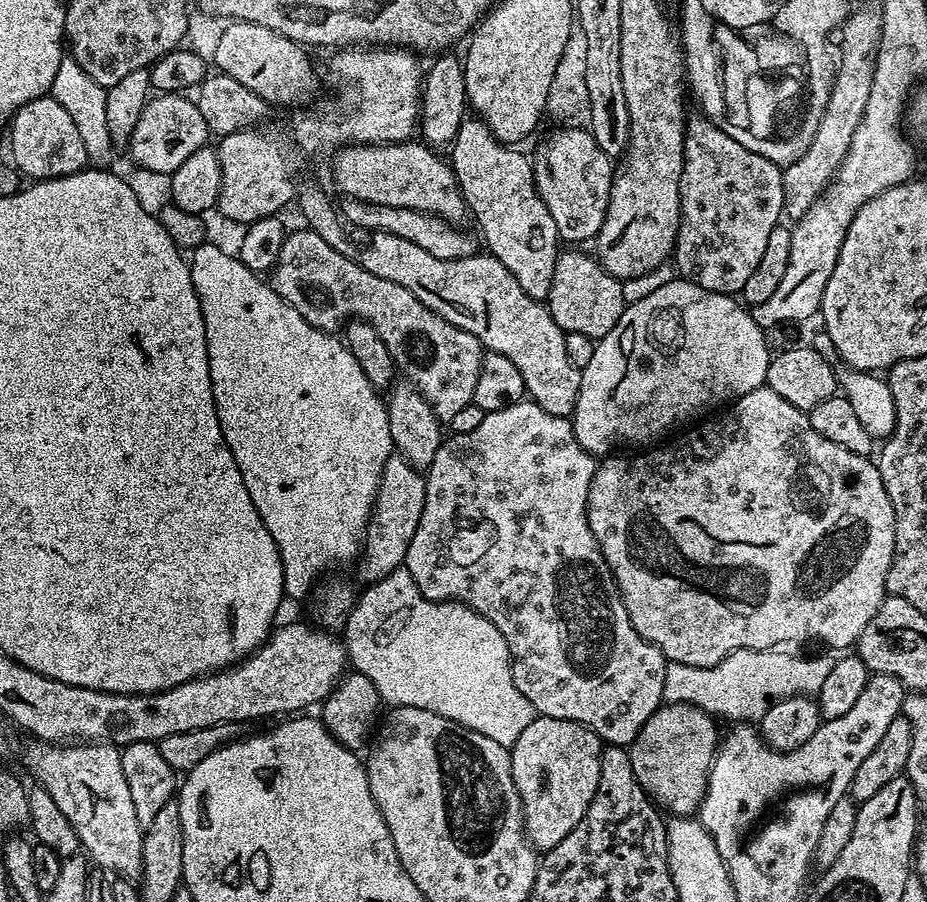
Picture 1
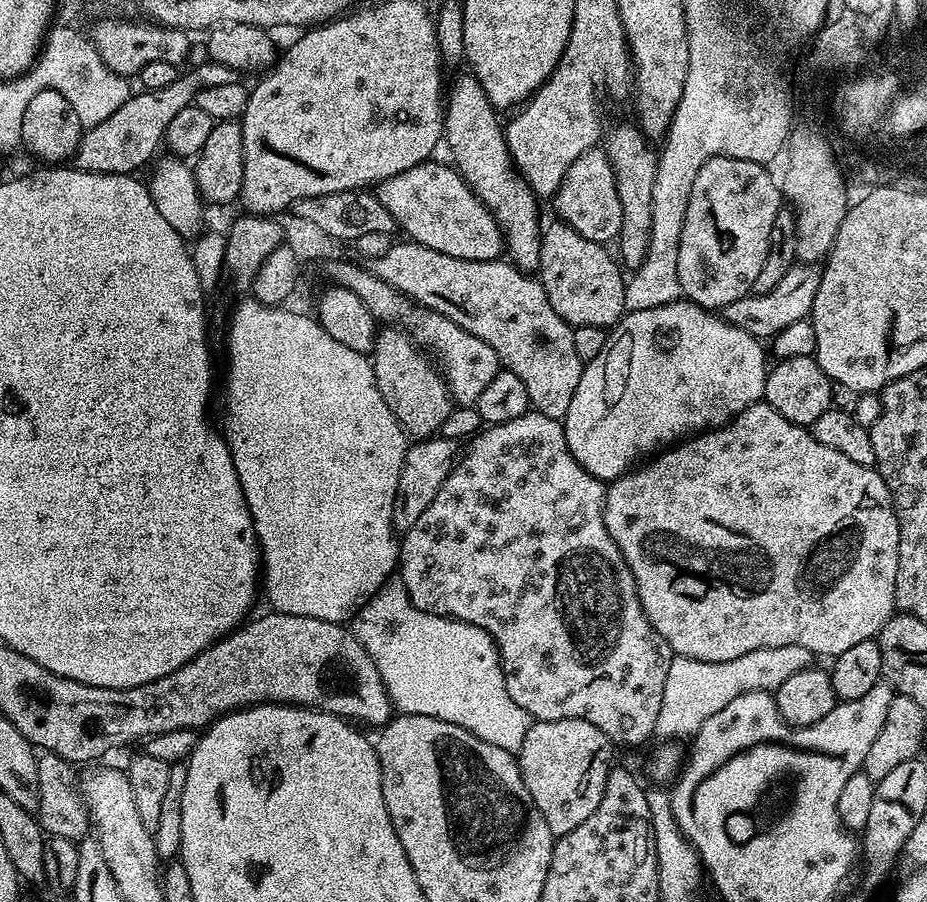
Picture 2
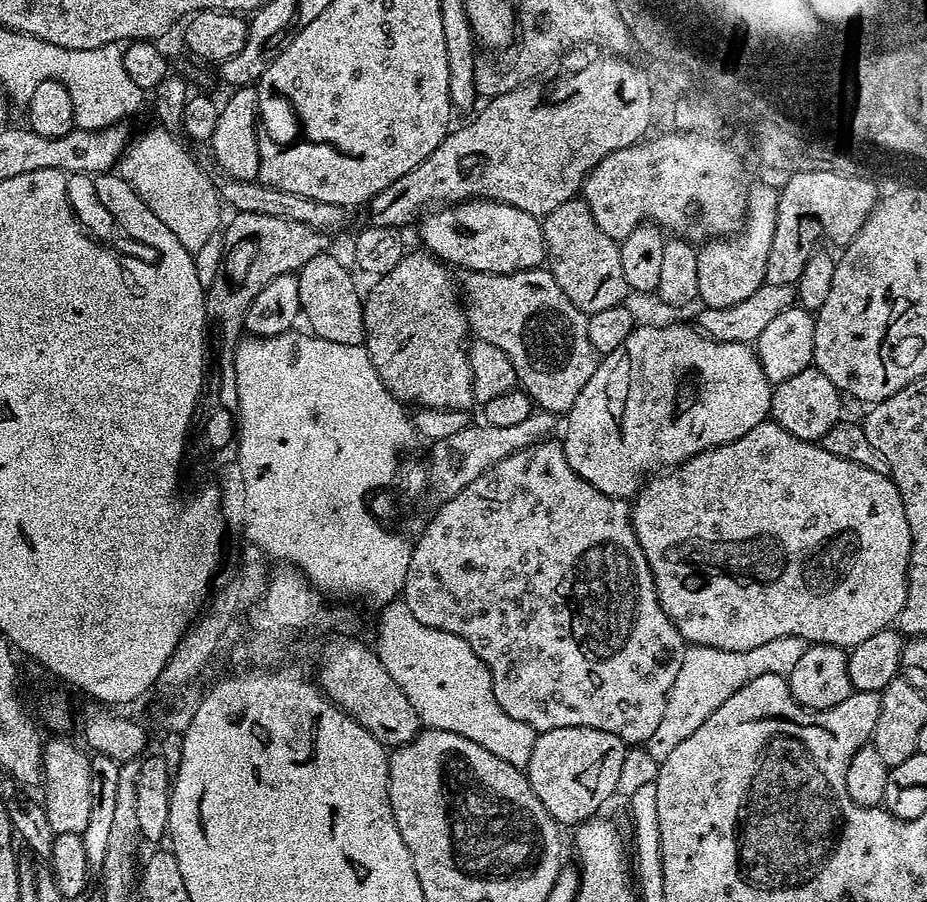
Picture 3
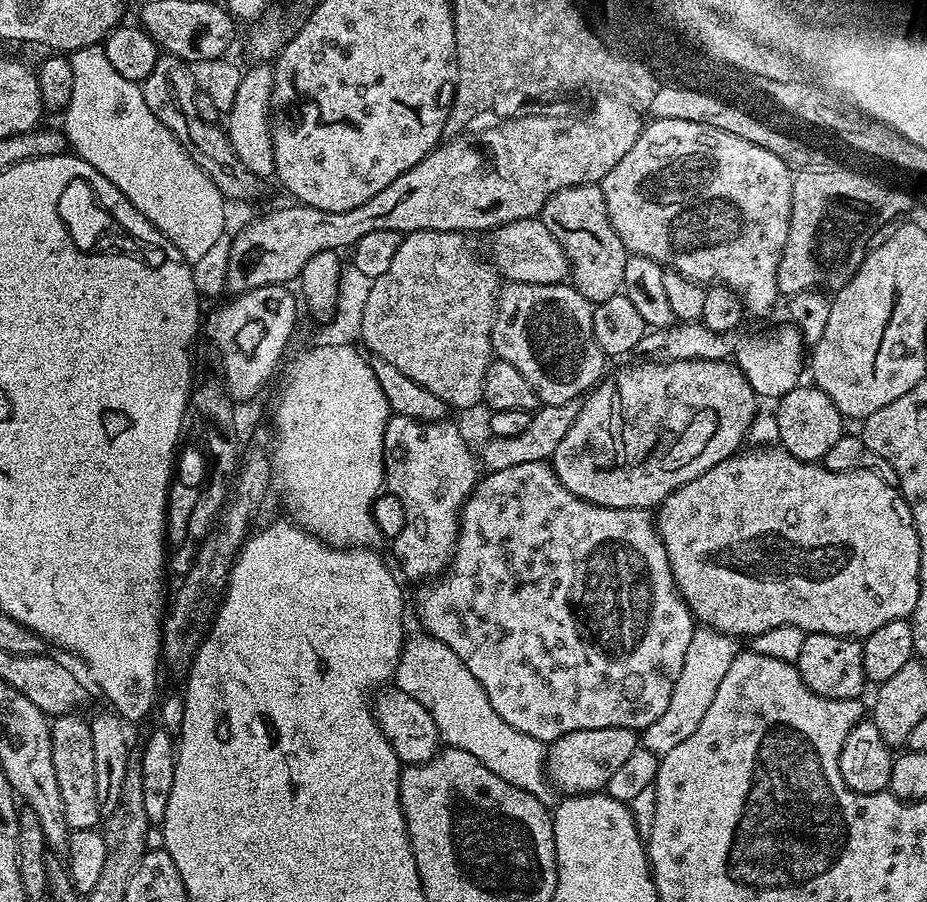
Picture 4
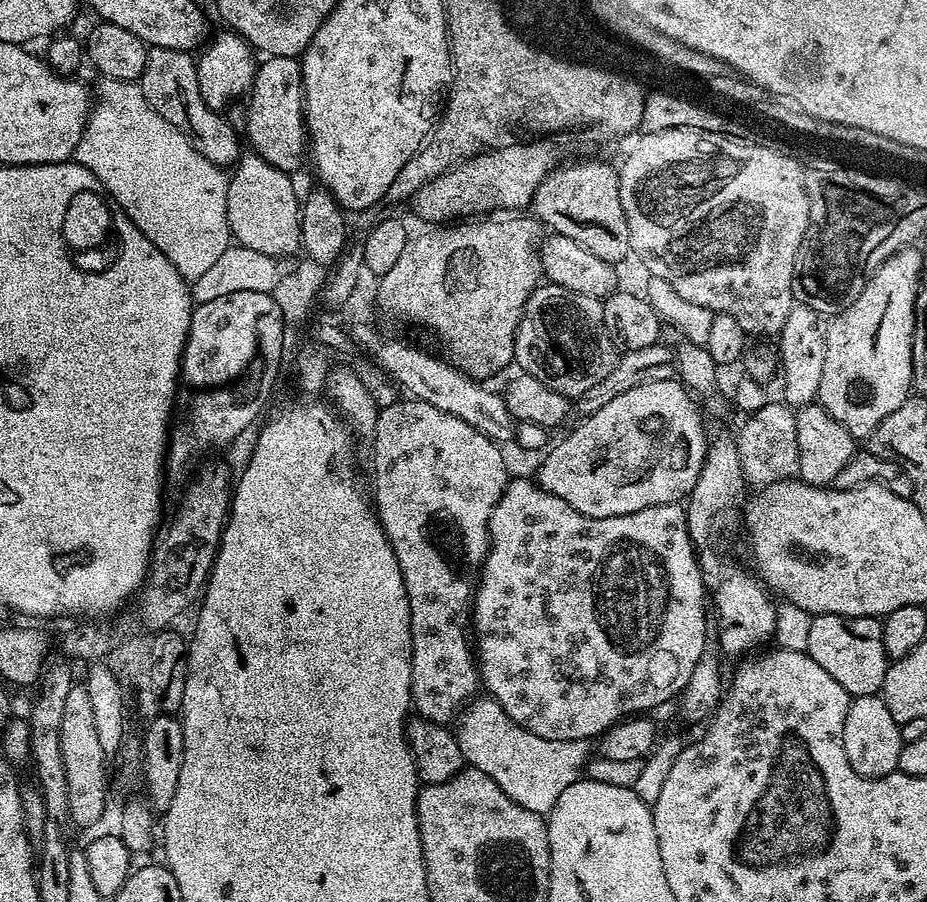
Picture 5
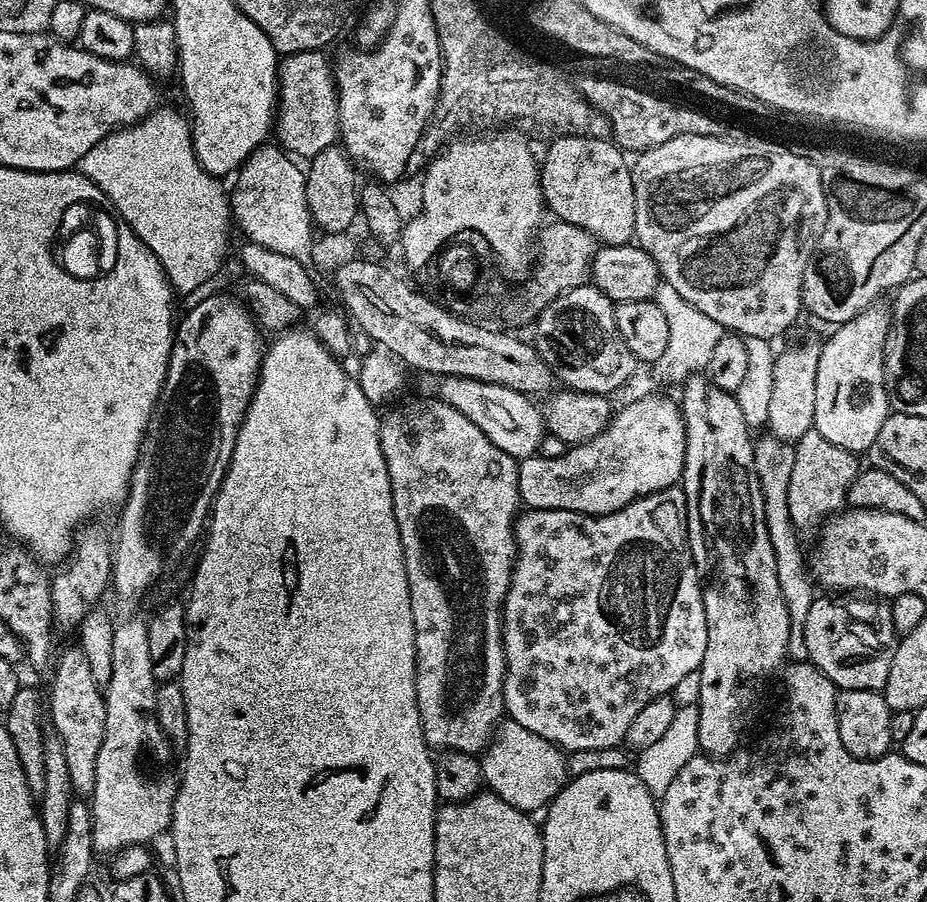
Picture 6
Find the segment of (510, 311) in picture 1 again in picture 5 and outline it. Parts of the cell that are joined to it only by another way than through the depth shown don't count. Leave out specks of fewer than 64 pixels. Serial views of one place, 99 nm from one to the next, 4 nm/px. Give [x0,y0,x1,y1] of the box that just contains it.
[512,283,610,398]

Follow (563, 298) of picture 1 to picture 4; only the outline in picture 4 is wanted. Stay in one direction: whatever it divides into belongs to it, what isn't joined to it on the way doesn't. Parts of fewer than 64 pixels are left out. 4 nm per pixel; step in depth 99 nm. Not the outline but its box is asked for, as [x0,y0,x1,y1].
[540,185,630,305]

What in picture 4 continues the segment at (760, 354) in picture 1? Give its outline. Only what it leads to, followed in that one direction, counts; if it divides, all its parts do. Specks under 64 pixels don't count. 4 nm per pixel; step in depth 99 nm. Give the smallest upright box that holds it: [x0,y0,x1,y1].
[550,360,758,510]

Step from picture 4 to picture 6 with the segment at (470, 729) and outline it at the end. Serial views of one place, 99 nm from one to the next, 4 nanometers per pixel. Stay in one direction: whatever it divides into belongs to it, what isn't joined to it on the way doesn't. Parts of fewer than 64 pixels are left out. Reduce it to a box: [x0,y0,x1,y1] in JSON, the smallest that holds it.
[480,718,569,814]

